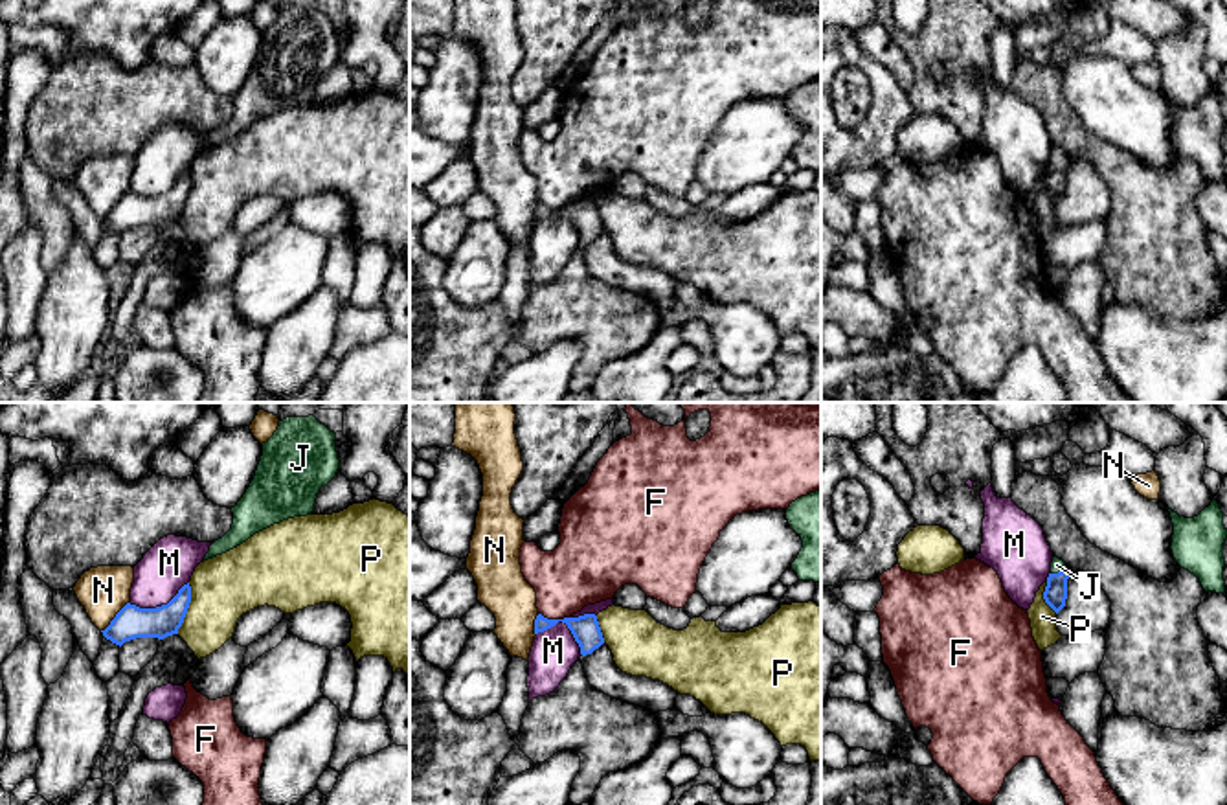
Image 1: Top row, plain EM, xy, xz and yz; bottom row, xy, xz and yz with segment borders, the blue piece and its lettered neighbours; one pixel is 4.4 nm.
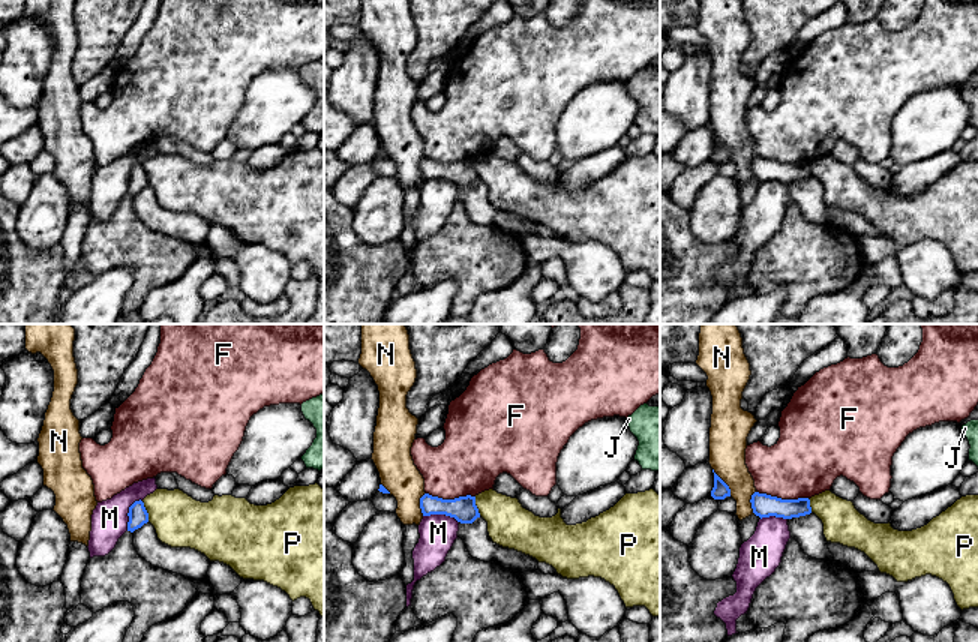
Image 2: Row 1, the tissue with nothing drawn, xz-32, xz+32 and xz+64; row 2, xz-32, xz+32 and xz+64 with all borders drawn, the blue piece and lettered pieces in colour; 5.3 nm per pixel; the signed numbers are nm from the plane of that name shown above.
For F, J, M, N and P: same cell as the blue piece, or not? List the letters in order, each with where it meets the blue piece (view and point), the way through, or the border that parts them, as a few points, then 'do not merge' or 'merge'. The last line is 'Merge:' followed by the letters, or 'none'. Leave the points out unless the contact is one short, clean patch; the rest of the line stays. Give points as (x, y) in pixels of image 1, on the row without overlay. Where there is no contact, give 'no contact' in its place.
F: xz (553, 208) | do not merge
J: yz (1058, 160) | across yz (1055, 182), (1058, 160), (1057, 153) | merge
M: xy (158, 195) | along xy (188, 170), (166, 192), (155, 195), (129, 192) | do not merge
N: xy (116, 204) | do not merge
P: xy (188, 195) | along xy (190, 171), (190, 195), (177, 221) | do not merge
Merge: J

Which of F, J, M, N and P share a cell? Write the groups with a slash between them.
F / J / M / N / P

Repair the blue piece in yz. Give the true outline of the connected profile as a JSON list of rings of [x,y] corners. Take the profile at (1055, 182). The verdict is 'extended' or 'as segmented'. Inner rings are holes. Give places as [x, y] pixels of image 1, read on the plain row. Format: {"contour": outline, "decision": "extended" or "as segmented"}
{"contour": [[[1053,145],[1043,187],[1056,202],[1065,195],[1067,167],[1069,167],[1069,158],[1065,151],[1058,145]]], "decision": "extended"}

